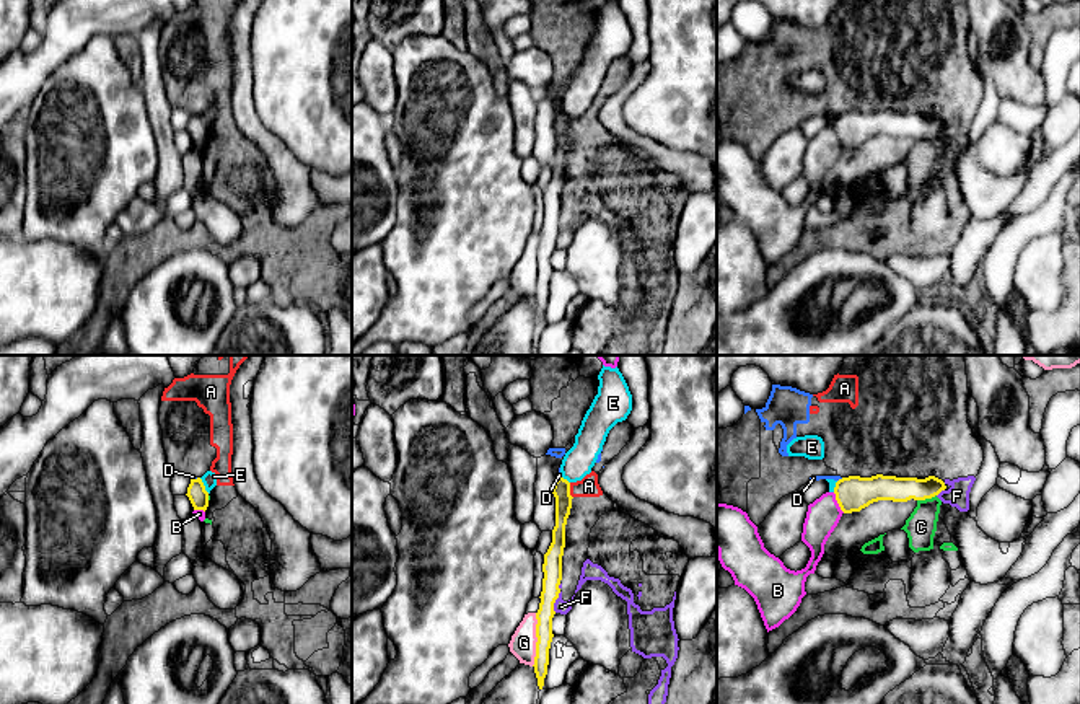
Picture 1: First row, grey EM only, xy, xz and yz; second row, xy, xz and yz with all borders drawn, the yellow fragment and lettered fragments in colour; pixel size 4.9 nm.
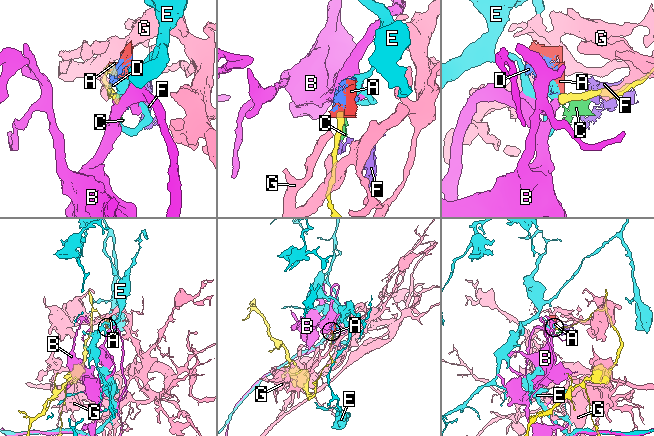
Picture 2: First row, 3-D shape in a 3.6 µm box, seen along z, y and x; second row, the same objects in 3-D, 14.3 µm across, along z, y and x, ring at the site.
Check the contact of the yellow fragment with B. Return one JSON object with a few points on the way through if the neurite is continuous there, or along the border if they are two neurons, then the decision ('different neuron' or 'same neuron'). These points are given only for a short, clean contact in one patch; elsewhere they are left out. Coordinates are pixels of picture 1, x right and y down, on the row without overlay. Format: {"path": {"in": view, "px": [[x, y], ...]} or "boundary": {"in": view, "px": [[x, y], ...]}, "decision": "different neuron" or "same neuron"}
{"boundary": {"in": "yz", "px": [[833, 127], [844, 147]]}, "decision": "different neuron"}

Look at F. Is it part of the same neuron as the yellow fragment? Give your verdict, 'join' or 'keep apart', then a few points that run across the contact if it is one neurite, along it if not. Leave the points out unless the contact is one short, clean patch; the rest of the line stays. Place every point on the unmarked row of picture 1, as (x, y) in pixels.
keep apart; line xz (561, 227), (554, 238), (554, 246)

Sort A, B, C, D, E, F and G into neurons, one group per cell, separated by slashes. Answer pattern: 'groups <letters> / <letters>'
groups A C D F / B / E / G

